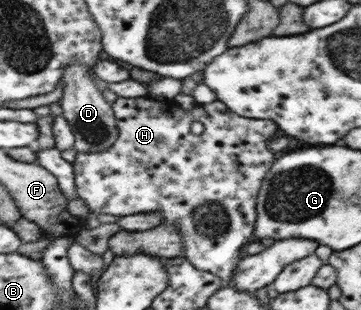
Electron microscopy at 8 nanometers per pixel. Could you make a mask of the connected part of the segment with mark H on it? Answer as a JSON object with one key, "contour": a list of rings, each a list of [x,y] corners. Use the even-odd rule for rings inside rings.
{"contour":[[[148,97],[139,98],[118,98],[113,104],[113,112],[116,117],[118,128],[118,138],[114,144],[102,152],[77,151],[76,158],[72,163],[74,170],[74,182],[76,183],[76,193],[85,202],[86,206],[95,214],[112,214],[112,216],[128,216],[130,214],[139,214],[144,212],[158,212],[162,216],[162,224],[170,224],[176,230],[182,232],[183,252],[186,257],[198,270],[205,270],[212,273],[220,279],[225,286],[231,286],[234,269],[240,260],[240,250],[247,242],[253,240],[254,227],[256,227],[257,210],[256,204],[258,193],[262,187],[262,179],[270,171],[272,163],[276,160],[274,151],[268,149],[268,140],[279,134],[278,125],[272,120],[251,119],[250,117],[238,116],[231,112],[222,102],[216,100],[209,104],[196,104],[192,110],[184,110],[174,99],[163,101],[152,100]],[[192,122],[202,122],[204,130],[201,134],[193,134],[190,131]]]}

